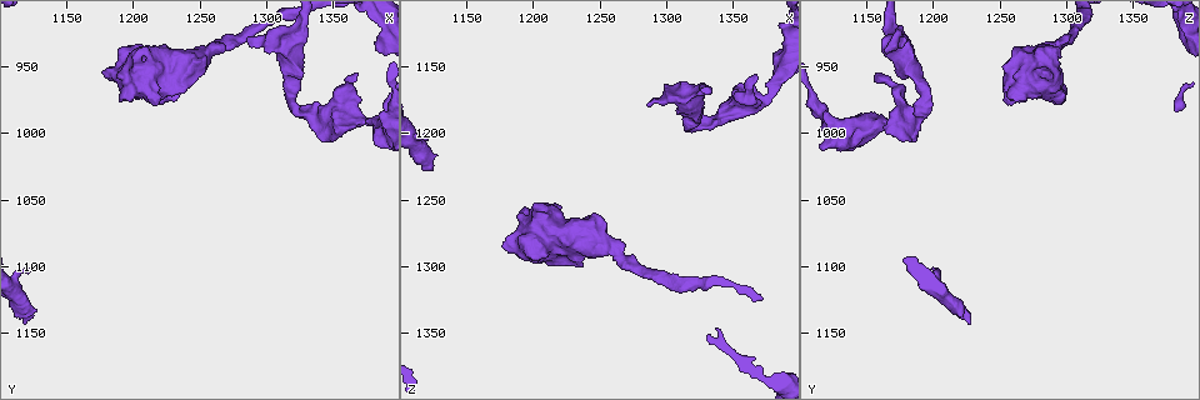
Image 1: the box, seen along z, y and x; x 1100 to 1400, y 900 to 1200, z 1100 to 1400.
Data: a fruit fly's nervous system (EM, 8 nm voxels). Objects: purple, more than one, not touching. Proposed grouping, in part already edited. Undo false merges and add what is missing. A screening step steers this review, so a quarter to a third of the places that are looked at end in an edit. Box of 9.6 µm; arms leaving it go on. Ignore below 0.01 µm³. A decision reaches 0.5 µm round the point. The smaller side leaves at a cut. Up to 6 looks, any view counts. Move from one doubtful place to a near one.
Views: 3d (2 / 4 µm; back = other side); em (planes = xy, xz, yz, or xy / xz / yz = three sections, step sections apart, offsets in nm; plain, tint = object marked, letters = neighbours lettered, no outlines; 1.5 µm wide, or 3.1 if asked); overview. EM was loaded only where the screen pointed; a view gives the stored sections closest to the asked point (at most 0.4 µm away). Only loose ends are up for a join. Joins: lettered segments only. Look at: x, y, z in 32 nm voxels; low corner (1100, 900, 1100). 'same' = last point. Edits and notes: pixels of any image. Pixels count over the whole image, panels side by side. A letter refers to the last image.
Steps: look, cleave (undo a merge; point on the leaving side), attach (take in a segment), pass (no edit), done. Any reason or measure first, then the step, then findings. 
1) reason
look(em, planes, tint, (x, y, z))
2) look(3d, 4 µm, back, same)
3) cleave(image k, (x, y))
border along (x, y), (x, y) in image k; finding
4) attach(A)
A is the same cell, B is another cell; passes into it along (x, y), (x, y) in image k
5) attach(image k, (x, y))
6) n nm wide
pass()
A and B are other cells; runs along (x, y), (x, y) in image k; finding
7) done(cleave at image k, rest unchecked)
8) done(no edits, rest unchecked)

sudden change in width
look(3d, 4 µm, (1320, 962, 1190))

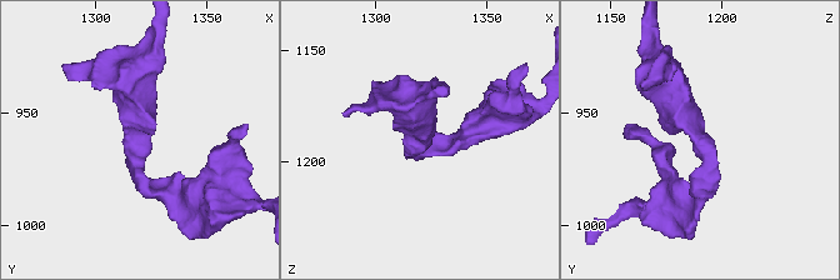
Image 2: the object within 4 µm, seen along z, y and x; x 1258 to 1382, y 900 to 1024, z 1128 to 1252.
arms of 200, 460 nm
look(em, planes, plain, (1320, 961, 1190))

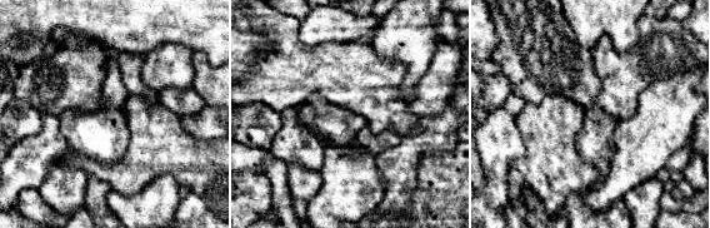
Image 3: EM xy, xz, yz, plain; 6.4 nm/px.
look(em, planes, letters, same)

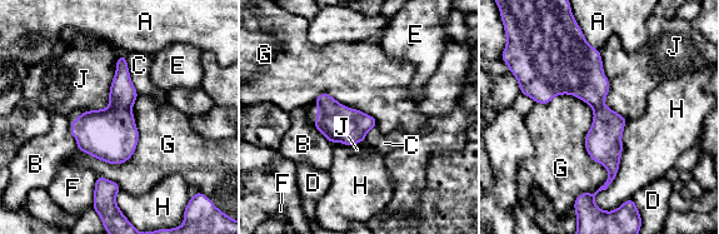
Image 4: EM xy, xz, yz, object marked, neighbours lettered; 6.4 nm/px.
220 nm wide; G touches over 700 nm
pass()
A, B, C, D, E, F, G, H and J are other cells; all the same neuron

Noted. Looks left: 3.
stops while still wide
look(3d, 4 µm, back, (1188, 942, 1280))

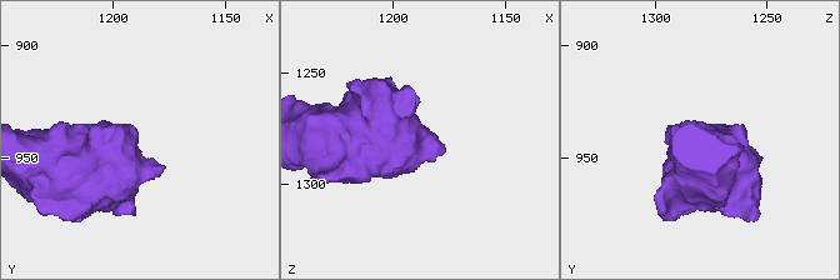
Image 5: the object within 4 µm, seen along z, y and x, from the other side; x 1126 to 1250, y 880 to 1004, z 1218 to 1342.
now the EM
look(em, planes, tint, same)

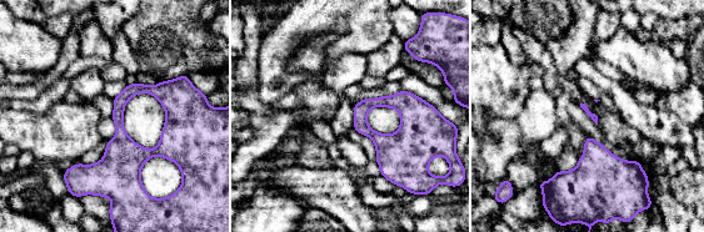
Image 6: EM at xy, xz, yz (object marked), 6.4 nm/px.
look(em, planes, letters, same)

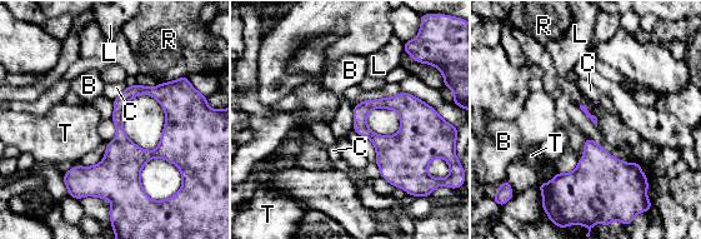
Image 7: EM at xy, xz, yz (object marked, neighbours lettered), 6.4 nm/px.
pass()
B, C, L, R and T are other cells; runs along (175, 84), (158, 153), (68, 182) in image 7; no lettered segment goes on from it

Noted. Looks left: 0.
done(no edits, rest unchecked)

